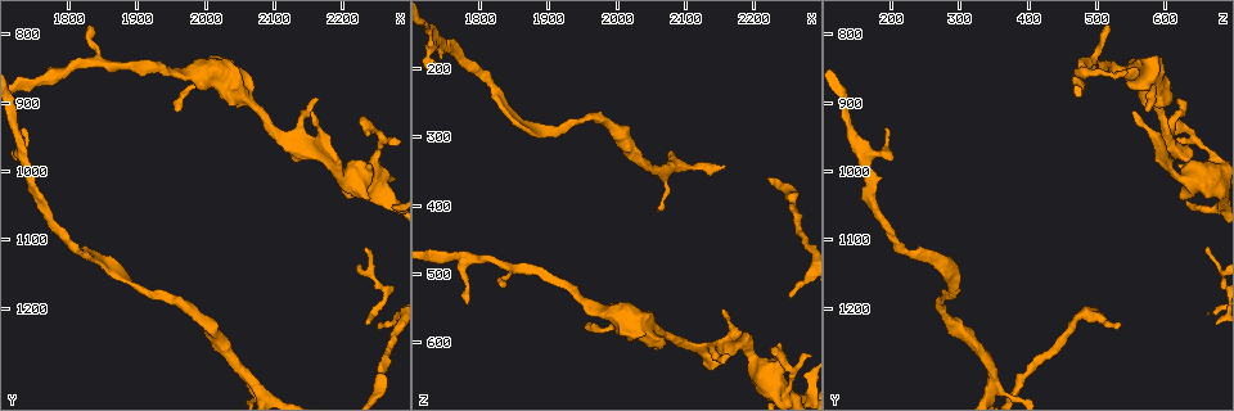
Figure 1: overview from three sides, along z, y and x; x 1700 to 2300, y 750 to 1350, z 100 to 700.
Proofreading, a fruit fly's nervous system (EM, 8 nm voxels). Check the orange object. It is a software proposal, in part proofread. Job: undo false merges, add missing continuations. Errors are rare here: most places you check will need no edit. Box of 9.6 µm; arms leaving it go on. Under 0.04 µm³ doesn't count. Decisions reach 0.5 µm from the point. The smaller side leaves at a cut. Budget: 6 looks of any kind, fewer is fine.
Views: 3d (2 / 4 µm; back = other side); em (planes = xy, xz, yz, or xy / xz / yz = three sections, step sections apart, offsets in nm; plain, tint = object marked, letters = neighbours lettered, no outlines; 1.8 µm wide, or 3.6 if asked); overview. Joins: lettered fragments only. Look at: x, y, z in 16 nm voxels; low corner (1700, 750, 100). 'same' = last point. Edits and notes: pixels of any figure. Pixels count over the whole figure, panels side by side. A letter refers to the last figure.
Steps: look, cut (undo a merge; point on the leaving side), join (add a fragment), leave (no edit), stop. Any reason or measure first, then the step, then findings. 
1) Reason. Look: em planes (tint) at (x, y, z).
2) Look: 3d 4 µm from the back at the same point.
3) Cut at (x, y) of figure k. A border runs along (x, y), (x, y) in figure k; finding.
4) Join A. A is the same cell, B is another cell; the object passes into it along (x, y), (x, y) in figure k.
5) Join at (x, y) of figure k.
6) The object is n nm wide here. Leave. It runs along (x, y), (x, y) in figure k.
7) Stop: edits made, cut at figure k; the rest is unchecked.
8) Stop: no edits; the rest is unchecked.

Look: em planes (letters) at (2160, 890, 625).

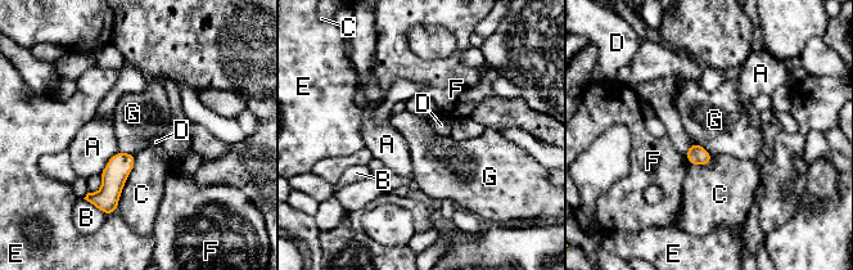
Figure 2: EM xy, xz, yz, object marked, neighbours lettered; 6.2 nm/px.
Leave. A, B, C, D, E, F and G are other cells; a border runs along (693, 142), (712, 154) in figure 2; no lettered fragment goes on from it.

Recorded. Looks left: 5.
Three arms meet. Look: 3d 2 µm from the back at (2075, 1315, 345).

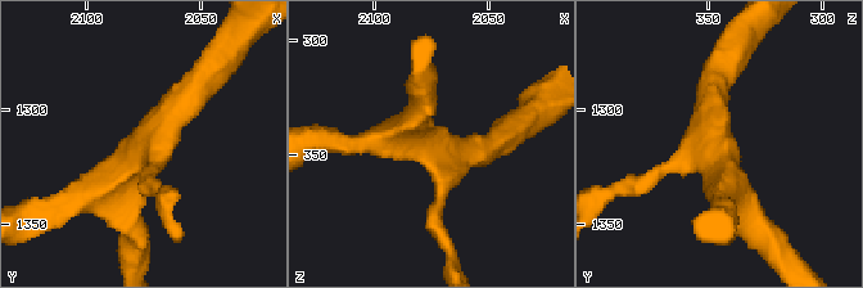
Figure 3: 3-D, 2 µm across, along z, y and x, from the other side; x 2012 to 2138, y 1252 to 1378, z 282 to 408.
Need the tissue. Look: em yz step 8 (tint) at (2074, 1315, 347).

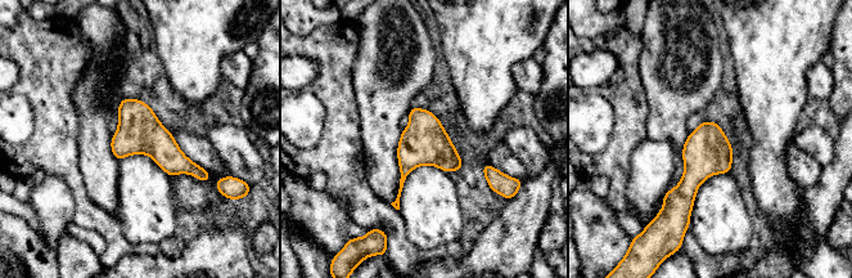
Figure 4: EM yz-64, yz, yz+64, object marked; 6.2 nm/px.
Look: em xy step 8 (letters) at the same point.

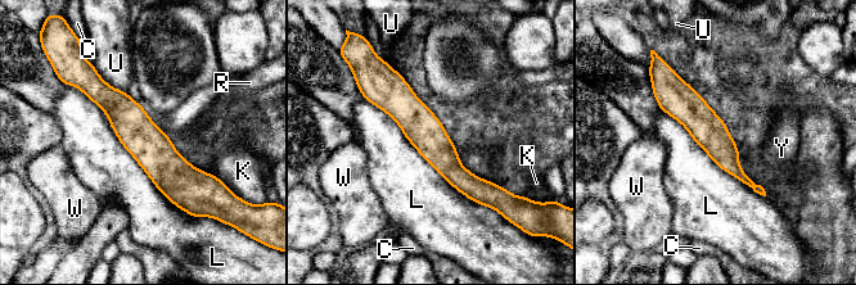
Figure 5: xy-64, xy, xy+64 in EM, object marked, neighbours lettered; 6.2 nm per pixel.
The object is 220 nm wide here. Leave. C, K, L, R, U, W and Y are other cells; it runs along (391, 76), (392, 94), (481, 199) in figure 5; all the same neuron.

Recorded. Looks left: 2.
Stop: no edits; the rest is unchecked.

